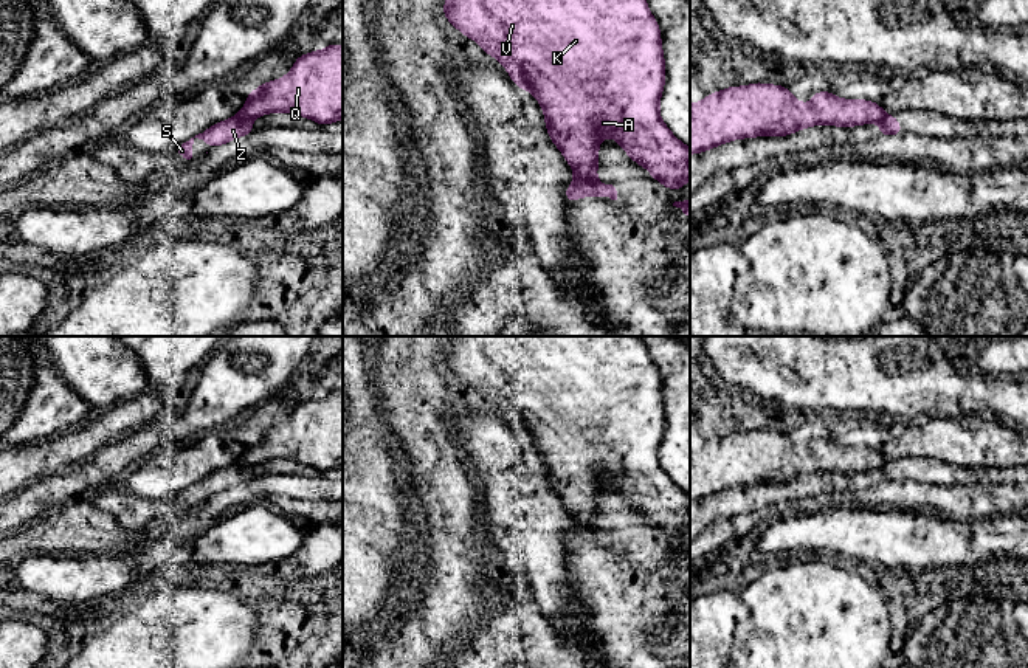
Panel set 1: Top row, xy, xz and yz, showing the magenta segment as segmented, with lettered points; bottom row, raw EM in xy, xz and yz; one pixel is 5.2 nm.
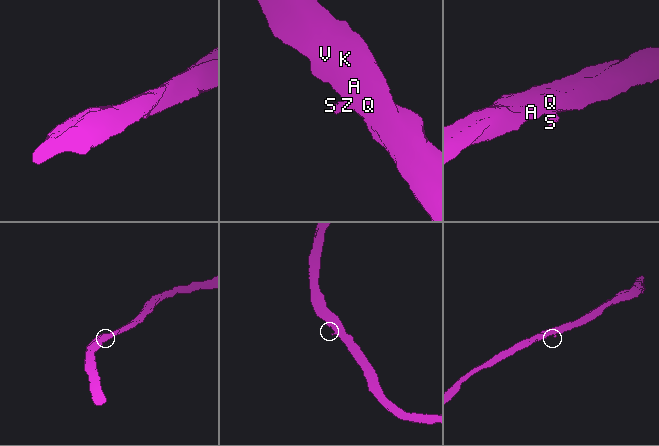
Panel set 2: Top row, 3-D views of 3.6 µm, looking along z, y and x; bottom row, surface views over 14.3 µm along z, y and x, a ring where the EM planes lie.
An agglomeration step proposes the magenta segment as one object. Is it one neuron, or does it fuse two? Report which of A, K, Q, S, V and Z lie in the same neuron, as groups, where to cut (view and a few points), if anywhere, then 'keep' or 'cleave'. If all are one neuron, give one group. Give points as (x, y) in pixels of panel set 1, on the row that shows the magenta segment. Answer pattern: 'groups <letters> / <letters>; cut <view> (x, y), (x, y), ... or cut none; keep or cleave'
groups A K Q V / S Z; cut xz (574, 168), (585, 177), (596, 180); cleave

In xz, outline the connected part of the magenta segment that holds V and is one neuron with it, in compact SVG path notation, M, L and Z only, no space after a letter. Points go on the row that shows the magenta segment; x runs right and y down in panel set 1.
M445 0L442 12L505 67L516 88L536 98L552 143L585 178L597 180L599 144L605 136L612 136L664 188L682 189L690 180L690 147L670 132L659 115L665 60L661 28L647 0Z

